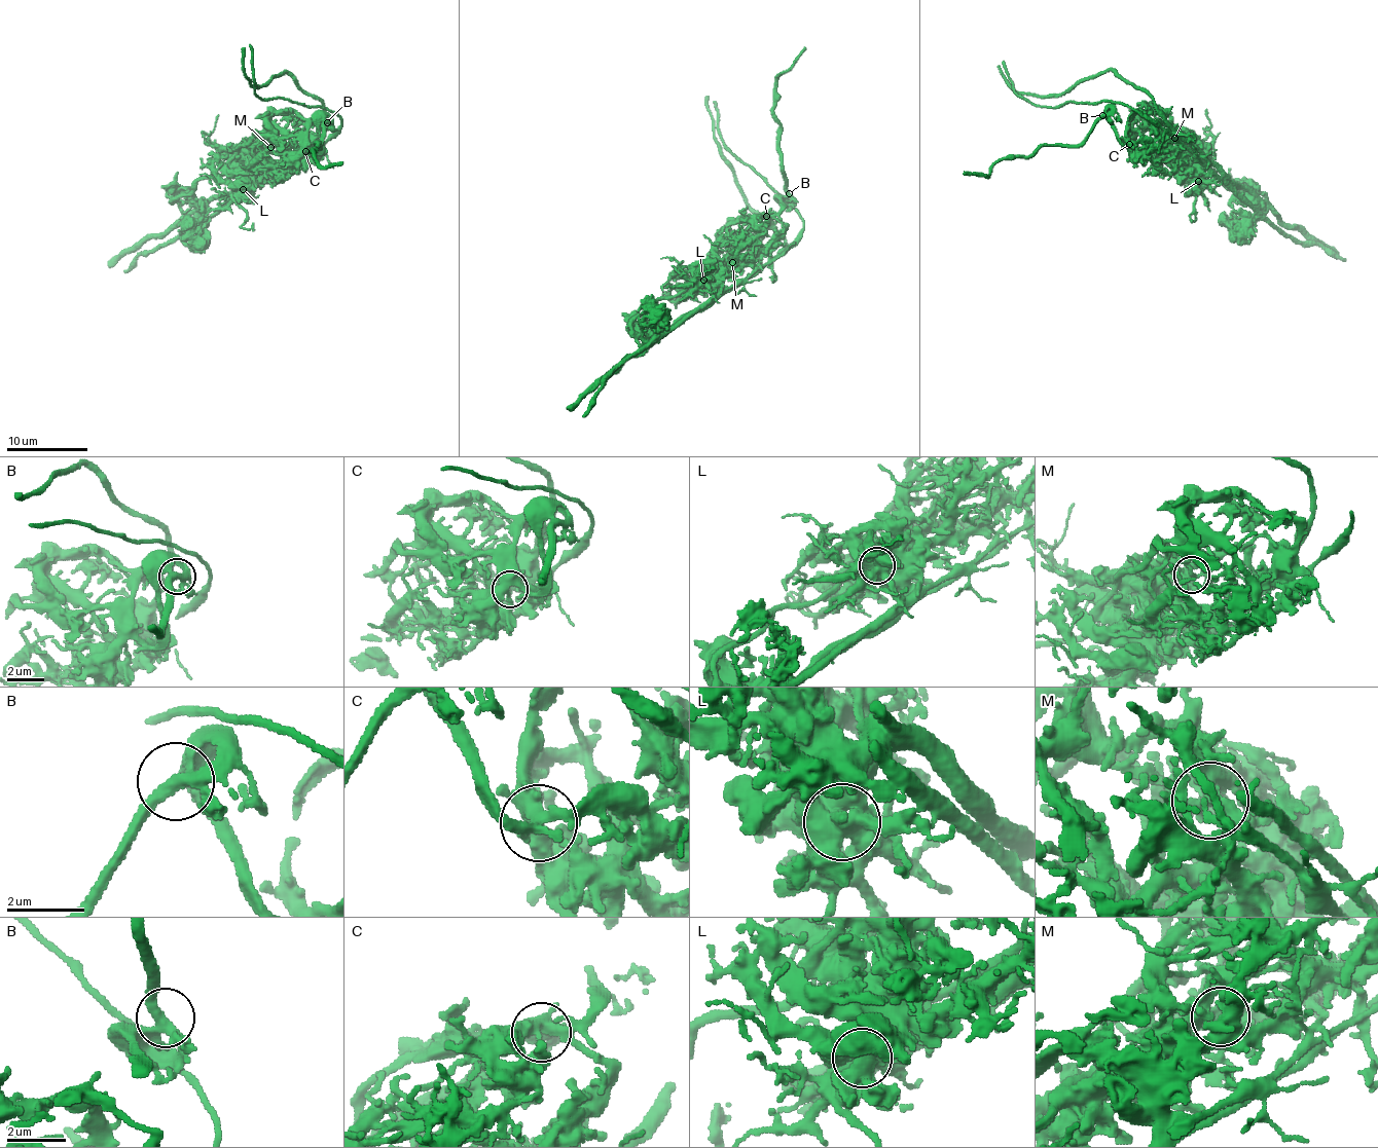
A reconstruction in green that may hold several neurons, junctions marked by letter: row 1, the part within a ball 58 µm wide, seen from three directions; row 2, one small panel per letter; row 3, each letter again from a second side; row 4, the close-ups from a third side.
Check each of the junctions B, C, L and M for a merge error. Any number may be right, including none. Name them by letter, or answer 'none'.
L, M

